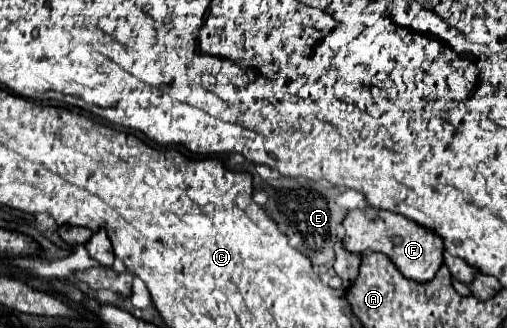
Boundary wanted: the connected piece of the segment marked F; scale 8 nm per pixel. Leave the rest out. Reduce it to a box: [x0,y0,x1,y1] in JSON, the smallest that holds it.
[340,207,444,283]

